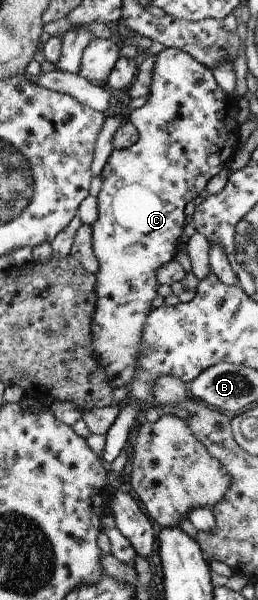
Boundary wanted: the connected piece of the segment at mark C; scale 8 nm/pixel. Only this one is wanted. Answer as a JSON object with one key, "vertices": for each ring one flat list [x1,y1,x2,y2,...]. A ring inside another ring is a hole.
{"vertices":[[173,47,163,49,157,55,157,62,153,72,153,78,151,83,151,89,149,99,143,107,138,109,126,110,128,119,135,125,138,130,137,142,126,149,114,149,109,155,105,166,103,167,102,173,102,186,101,191,97,196,98,200,98,219,92,224,92,249,94,250,95,256,98,260,98,269,96,270,96,310,95,316,92,318,92,349,97,357,100,365,105,369,106,377,114,390,123,389,127,387,130,390,133,380,136,378,138,372,138,359,141,358,142,354,142,335,145,334,146,322,150,313,153,312,151,308,151,302,155,300,157,296,157,284,160,282,158,278,158,271,169,263,169,260,173,260,173,256,177,254,177,244,183,236,183,228,185,228,185,206,205,190,207,182,219,174,223,170,223,166,227,162,233,160,236,150,240,146,239,131,240,124,237,121,237,114,241,113,241,109,238,105,238,98,233,94,229,94,217,84,215,77,213,76,212,70,206,67,204,64,197,62,192,55,185,51,174,49]]}

